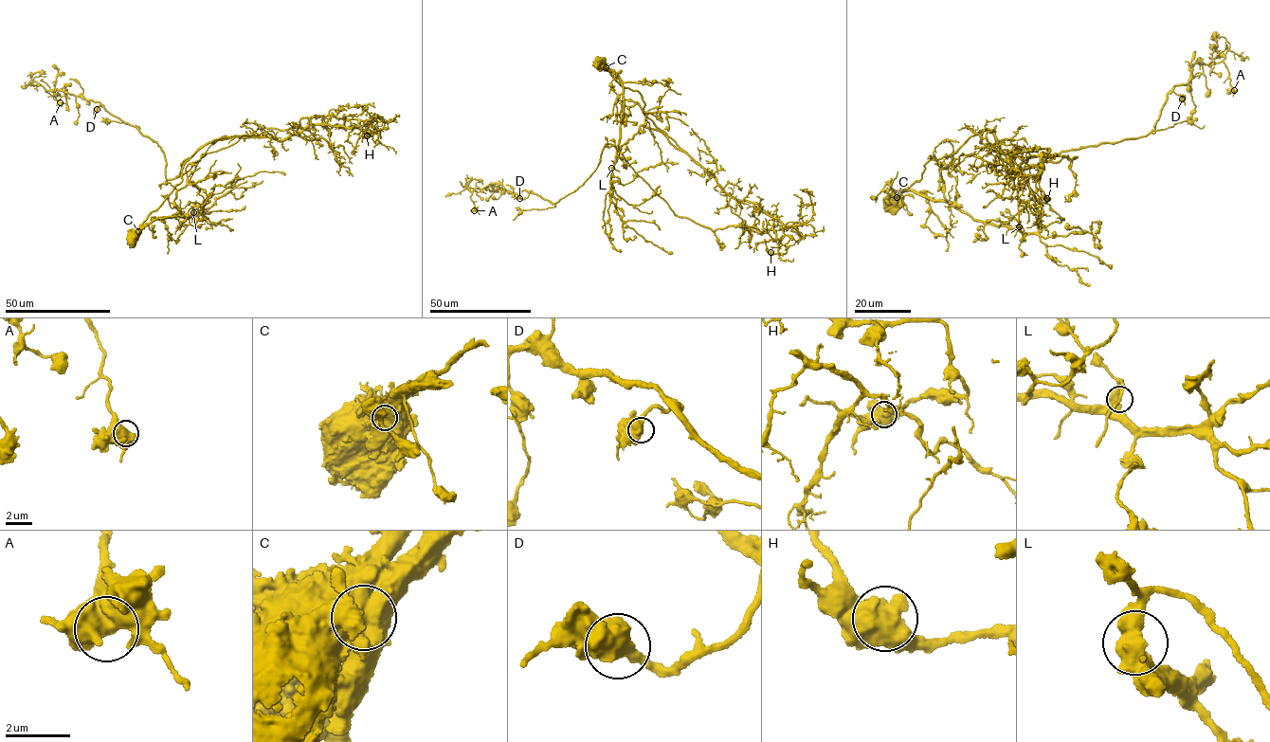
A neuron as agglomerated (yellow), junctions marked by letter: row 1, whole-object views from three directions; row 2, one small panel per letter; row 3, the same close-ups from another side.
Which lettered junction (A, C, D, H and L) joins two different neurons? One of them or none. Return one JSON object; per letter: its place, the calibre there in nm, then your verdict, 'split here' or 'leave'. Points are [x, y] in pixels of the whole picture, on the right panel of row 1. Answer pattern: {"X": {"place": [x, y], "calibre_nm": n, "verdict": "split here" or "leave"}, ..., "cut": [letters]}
{"A": {"place": [1234, 90], "calibre_nm": 750, "verdict": "leave"}, "C": {"place": [897, 197], "calibre_nm": 1200, "verdict": "split here"}, "D": {"place": [1182, 99], "calibre_nm": 950, "verdict": "leave"}, "H": {"place": [1046, 198], "calibre_nm": 700, "verdict": "leave"}, "L": {"place": [1019, 226], "calibre_nm": 650, "verdict": "leave"}, "cut": ["C"]}

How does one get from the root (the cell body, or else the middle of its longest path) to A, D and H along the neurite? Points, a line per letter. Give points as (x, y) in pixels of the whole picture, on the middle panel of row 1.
A: (599, 61), (661, 131), (607, 144), (557, 202), (490, 183), (472, 191), (474, 210)
D: (599, 61), (662, 131), (642, 125), (619, 147), (607, 144), (590, 176), (557, 202), (519, 198)
H: (599, 61), (721, 190), (780, 220), (789, 246), (771, 252)

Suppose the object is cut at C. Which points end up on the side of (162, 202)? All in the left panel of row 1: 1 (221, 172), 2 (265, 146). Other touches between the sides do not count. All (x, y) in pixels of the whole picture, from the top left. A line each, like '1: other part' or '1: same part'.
1: other part
2: same part

